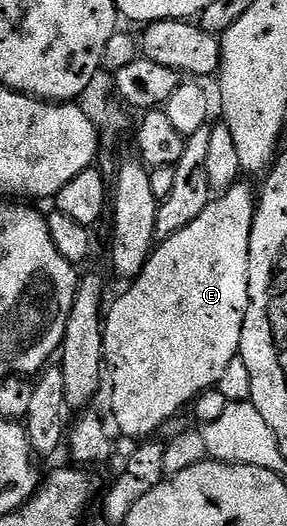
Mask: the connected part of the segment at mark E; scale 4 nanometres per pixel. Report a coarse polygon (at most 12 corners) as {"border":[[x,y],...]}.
{"border":[[238,181],[103,316],[137,441],[237,362],[254,191]]}

